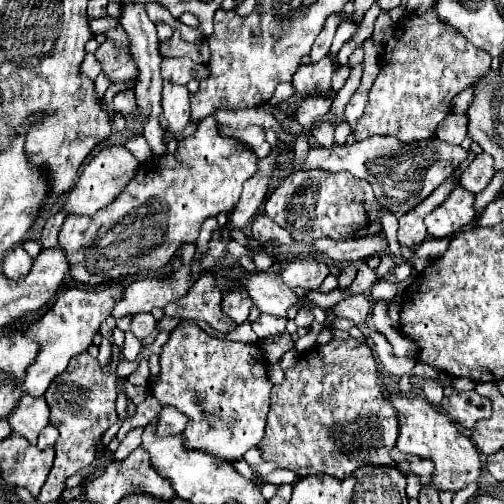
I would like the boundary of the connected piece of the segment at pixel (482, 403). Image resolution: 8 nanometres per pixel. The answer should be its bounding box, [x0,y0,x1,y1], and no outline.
[442,391,492,431]

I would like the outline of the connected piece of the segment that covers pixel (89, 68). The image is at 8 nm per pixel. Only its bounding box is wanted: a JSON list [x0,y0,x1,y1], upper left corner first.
[82,55,102,79]

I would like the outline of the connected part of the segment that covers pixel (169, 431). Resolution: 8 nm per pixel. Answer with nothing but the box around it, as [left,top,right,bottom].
[158,405,188,435]

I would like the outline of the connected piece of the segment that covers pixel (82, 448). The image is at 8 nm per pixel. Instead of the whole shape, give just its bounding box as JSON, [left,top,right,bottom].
[38,351,116,503]

